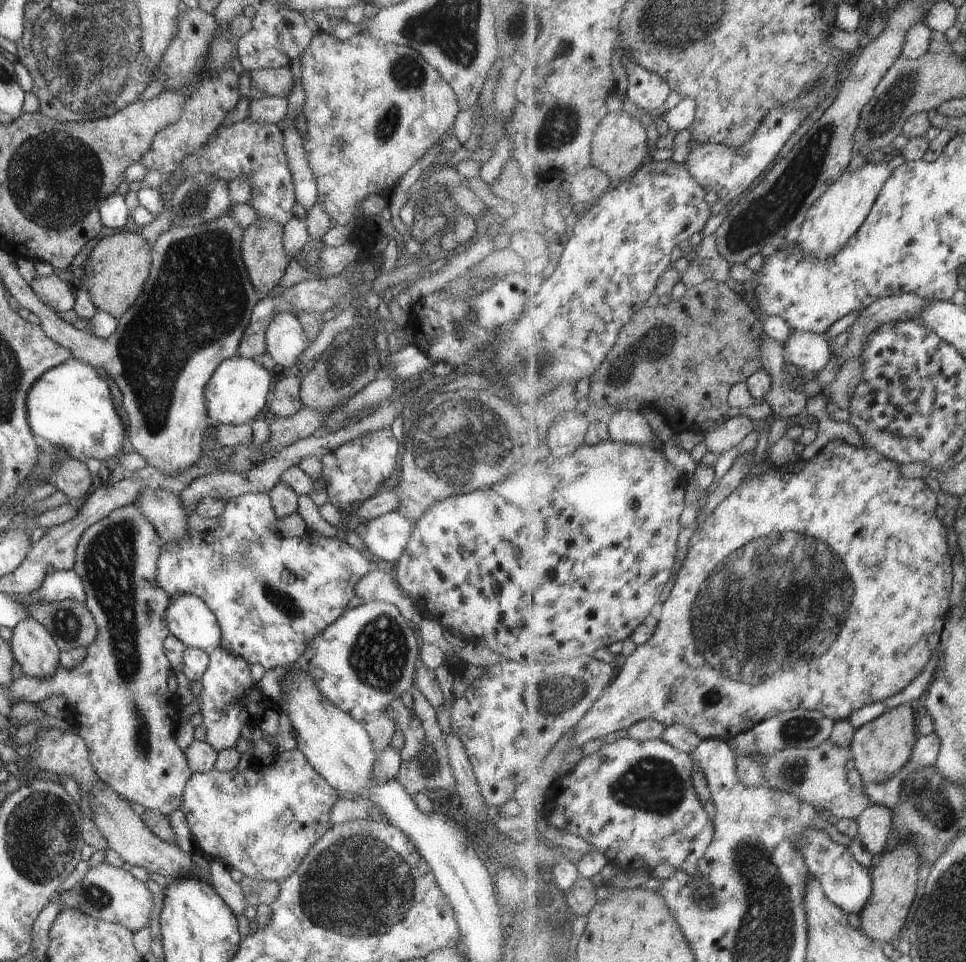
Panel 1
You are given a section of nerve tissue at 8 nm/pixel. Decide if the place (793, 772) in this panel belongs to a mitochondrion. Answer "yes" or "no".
yes

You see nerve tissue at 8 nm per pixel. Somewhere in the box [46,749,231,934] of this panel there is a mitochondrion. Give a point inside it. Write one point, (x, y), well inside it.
(94, 897)

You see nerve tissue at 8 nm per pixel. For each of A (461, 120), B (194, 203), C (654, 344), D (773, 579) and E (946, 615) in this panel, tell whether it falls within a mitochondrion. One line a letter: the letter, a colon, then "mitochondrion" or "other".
A: other
B: mitochondrion
C: mitochondrion
D: mitochondrion
E: other

